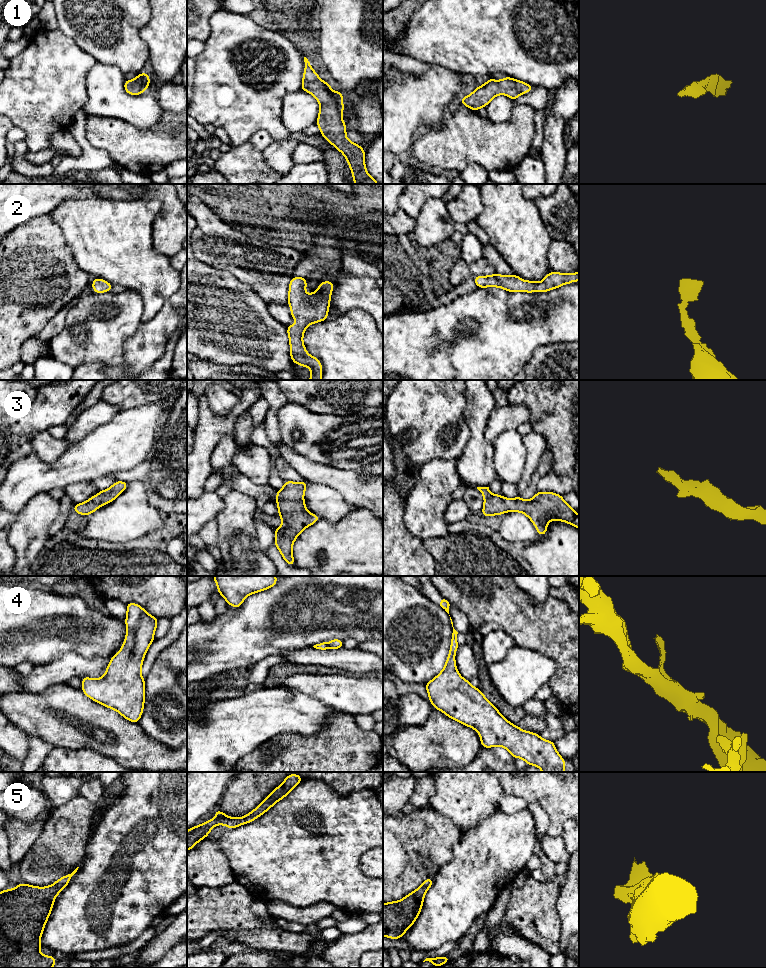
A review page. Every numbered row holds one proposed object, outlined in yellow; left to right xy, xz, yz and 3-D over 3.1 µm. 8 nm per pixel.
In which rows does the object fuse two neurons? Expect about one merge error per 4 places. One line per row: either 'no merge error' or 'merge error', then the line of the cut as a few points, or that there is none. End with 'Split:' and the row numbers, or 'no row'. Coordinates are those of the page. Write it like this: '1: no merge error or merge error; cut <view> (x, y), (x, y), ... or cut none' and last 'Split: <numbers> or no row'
1: no merge error; cut none
2: no merge error; cut none
3: no merge error; cut none
4: no merge error; cut none
5: no merge error; cut none
Split: no row

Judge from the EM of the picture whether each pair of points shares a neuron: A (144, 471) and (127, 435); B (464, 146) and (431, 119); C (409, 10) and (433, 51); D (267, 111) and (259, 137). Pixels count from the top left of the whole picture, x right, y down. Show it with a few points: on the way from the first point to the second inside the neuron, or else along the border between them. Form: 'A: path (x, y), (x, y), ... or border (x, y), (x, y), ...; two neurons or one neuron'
A: border (146, 458), (132, 468), (118, 472); two neurons
B: border (453, 106), (437, 125), (423, 128), (417, 135); two neurons
C: border (417, 10), (410, 18), (401, 35); two neurons
D: border (274, 139), (265, 131), (258, 130), (247, 142); two neurons

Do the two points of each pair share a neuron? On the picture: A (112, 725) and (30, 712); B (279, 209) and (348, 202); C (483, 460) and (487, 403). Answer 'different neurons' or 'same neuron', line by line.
A: same neuron
B: same neuron
C: same neuron

